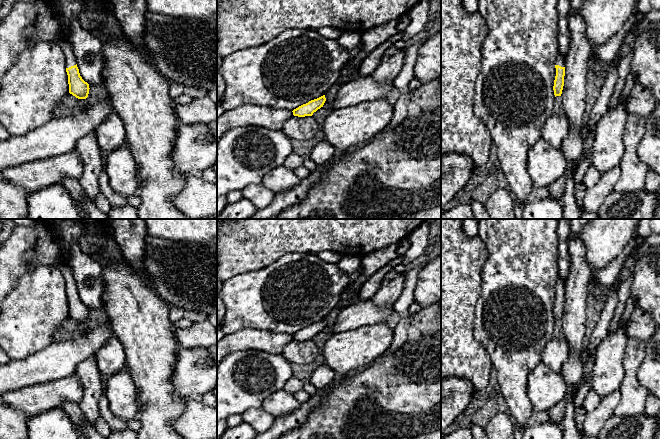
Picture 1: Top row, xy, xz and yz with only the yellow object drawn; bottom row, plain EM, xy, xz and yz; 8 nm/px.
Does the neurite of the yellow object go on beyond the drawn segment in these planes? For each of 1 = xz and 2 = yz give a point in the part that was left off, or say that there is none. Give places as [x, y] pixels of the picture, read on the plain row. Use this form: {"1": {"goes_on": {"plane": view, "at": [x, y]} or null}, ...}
{"1": {"goes_on": null}, "2": {"goes_on": {"plane": "yz", "at": [560, 284]}}}

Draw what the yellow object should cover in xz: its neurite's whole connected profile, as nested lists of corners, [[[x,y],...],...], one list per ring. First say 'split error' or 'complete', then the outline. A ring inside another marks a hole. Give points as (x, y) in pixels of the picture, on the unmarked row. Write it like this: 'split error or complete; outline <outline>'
complete; outline [[[325,319],[317,323],[311,324],[308,327],[303,328],[298,332],[294,333],[292,335],[293,339],[298,341],[312,340],[314,336],[323,331],[325,325],[326,325]]]

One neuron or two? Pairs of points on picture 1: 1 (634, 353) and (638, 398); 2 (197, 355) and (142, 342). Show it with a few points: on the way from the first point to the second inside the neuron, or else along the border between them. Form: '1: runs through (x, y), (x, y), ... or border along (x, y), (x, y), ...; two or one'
1: runs through (631, 364), (631, 387); one
2: border along (180, 347), (173, 374); two

